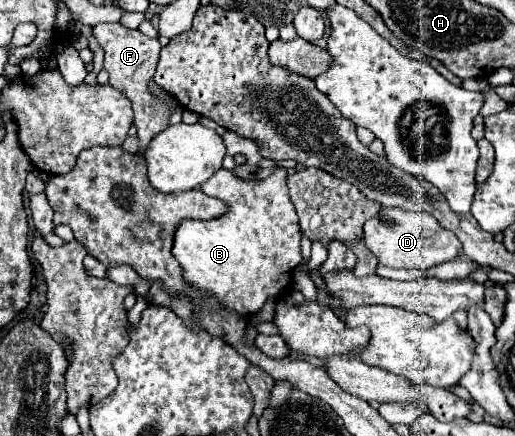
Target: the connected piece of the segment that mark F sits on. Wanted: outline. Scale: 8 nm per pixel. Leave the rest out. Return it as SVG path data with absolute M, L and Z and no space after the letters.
M99 23L93 27L93 37L99 41L101 49L105 51L103 69L109 73L109 83L125 93L129 101L133 103L135 111L135 127L137 127L137 139L139 139L139 153L147 149L151 139L169 127L169 117L175 109L179 109L179 103L175 99L161 101L157 95L149 91L149 81L155 75L161 43L159 39L151 39L143 35L139 29L127 29L121 23Z

